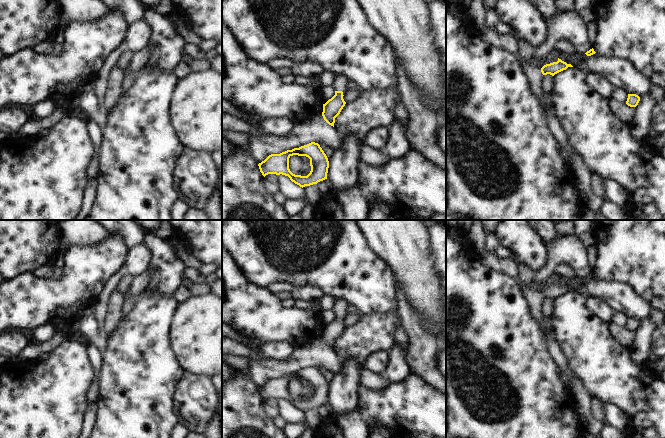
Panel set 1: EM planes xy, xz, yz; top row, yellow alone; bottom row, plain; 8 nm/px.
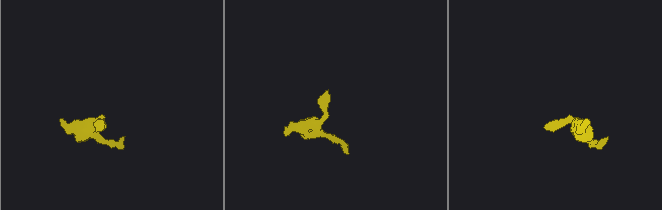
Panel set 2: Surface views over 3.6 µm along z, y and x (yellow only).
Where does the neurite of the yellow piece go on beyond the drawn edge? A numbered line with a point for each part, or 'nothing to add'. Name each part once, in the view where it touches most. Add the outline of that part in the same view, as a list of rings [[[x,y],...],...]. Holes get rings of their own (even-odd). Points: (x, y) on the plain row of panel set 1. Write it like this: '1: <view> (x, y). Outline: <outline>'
1: xz (340, 306). Outline: [[[336,298],[331,310],[335,313],[335,315],[342,315],[344,319],[347,315],[347,306],[348,302],[345,299]]]

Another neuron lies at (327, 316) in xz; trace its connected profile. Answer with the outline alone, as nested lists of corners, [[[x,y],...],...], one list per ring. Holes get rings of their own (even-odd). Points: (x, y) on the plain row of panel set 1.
[[[322,310],[321,313],[322,328],[325,328],[334,319],[335,319],[335,313],[332,310]]]

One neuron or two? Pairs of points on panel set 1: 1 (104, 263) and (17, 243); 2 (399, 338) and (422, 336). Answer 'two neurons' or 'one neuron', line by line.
1: two neurons
2: two neurons

